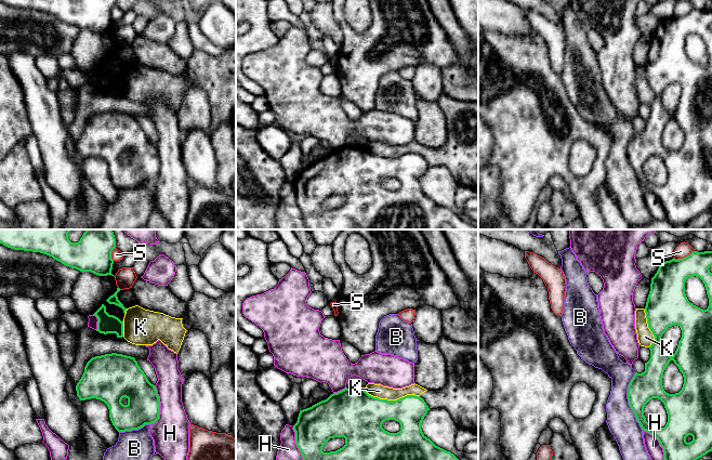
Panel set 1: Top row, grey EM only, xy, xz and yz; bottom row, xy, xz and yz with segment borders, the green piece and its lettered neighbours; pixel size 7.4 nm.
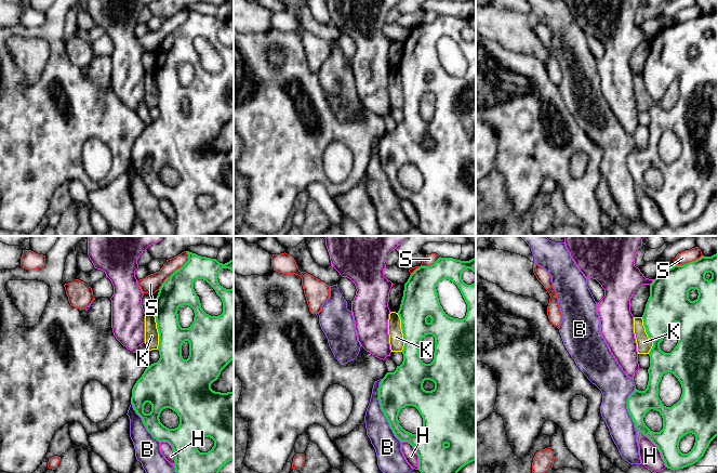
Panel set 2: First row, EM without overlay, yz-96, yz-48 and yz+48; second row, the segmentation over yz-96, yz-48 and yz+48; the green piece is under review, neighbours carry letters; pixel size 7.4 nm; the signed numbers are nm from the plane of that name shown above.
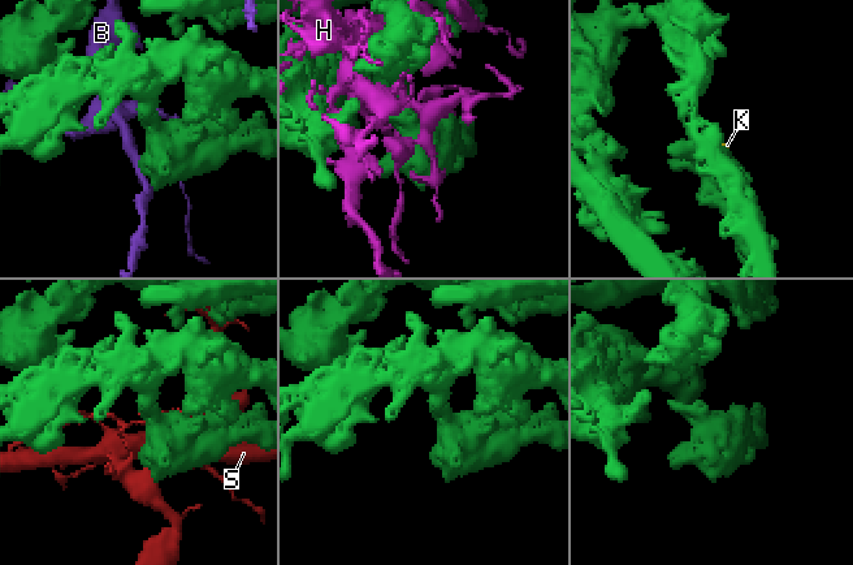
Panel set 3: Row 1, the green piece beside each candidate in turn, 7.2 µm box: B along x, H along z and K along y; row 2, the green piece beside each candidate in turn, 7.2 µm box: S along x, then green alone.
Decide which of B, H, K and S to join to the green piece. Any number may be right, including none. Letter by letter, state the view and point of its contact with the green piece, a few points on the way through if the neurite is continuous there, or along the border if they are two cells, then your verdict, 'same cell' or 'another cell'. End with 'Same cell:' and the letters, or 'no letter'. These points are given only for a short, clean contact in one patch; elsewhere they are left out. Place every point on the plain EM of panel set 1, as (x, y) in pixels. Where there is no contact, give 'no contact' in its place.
B: contact yz (629, 159); another cell
H: contact xz (299, 207); another cell
K: contact xz (391, 158); another cell
S: contact yz (683, 15); another cell
Same cell: no letter

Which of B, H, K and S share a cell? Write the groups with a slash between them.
B / H / K / S

